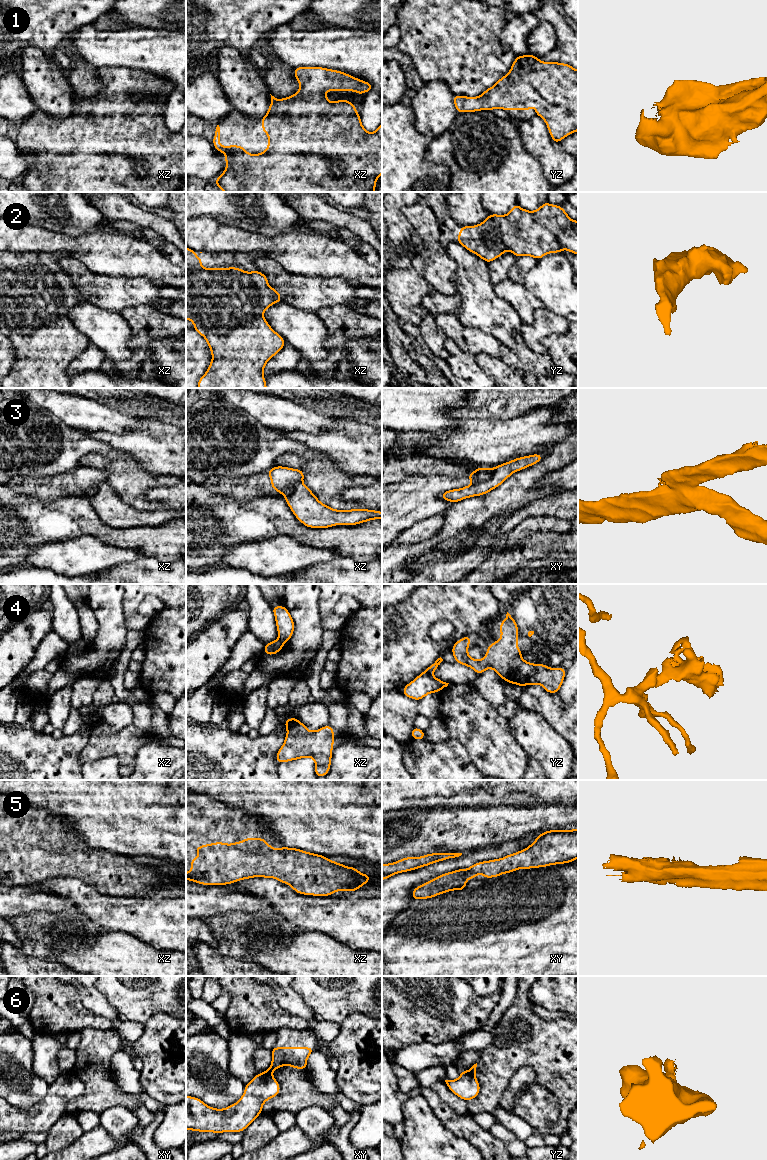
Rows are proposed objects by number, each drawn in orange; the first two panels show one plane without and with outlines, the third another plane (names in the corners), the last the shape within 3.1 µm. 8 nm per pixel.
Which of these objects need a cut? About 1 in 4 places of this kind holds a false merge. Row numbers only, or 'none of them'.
3, 4, 6

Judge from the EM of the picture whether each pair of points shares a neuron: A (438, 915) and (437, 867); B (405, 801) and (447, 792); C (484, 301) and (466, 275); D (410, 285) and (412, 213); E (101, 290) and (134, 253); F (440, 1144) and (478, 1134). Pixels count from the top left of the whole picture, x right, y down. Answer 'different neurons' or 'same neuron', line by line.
A: different neurons
B: same neuron
C: same neuron
D: different neurons
E: different neurons
F: different neurons

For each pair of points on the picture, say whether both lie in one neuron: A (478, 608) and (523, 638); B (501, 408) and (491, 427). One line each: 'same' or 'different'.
A: different
B: different

